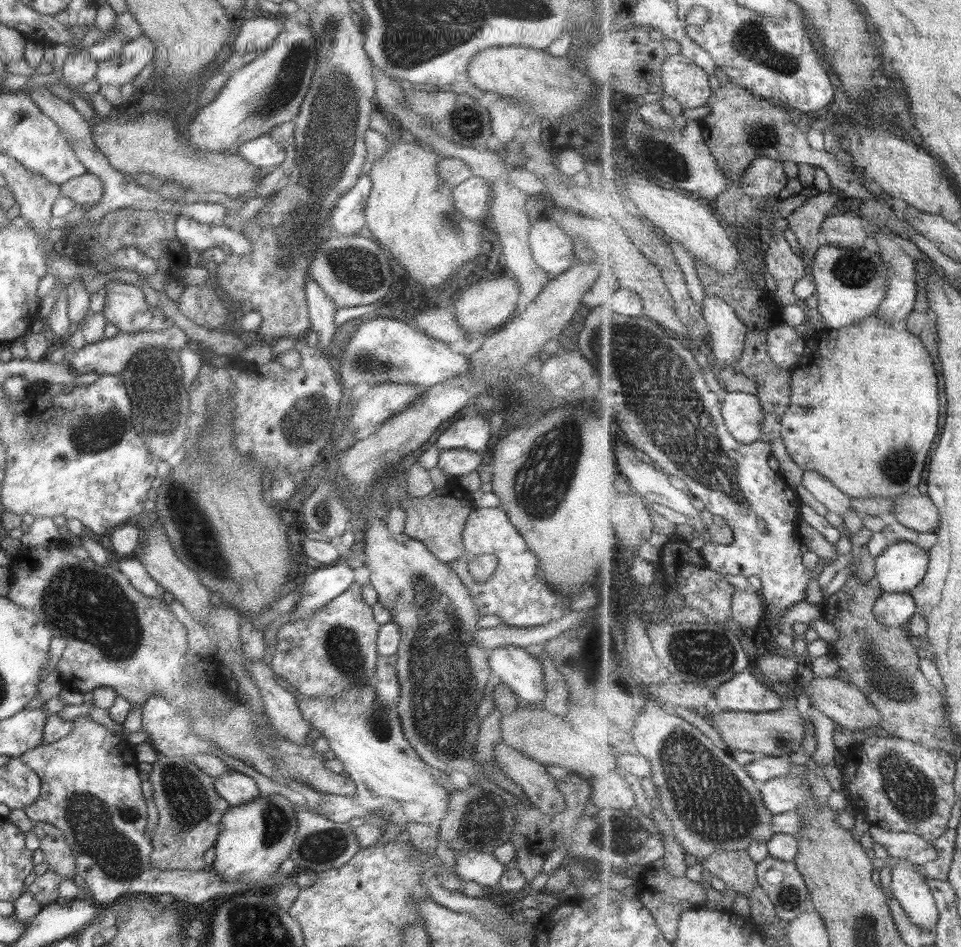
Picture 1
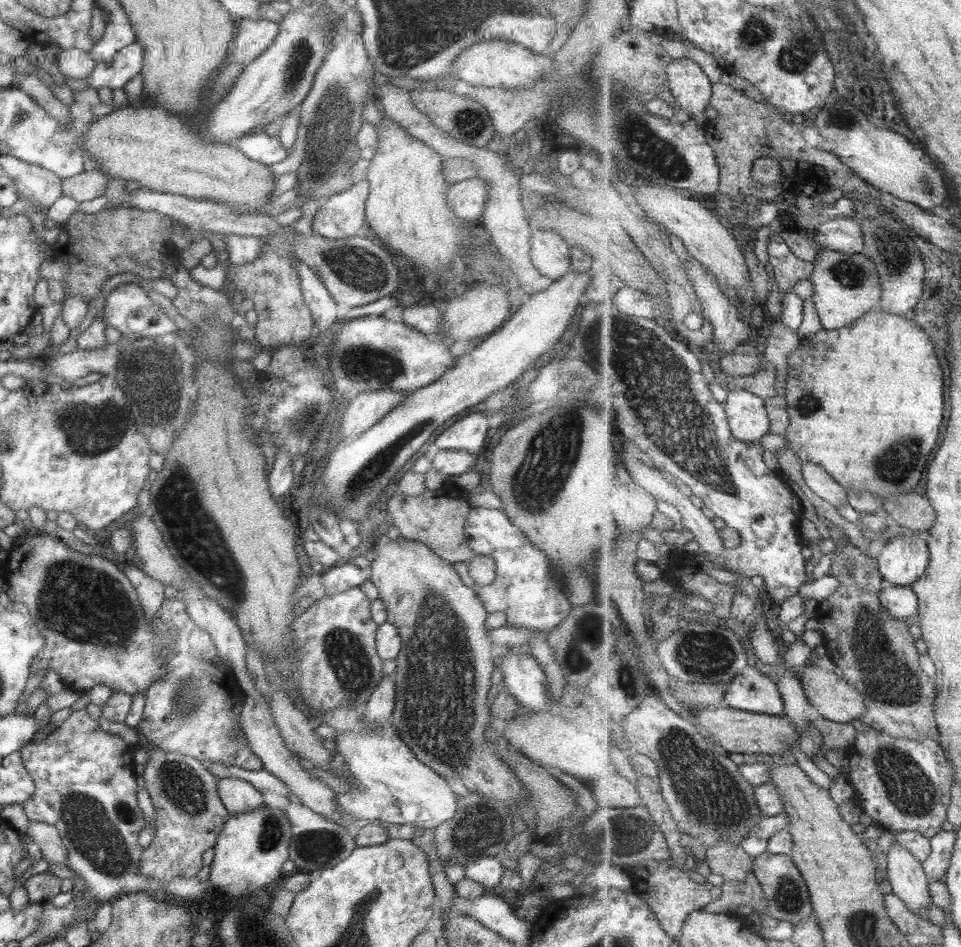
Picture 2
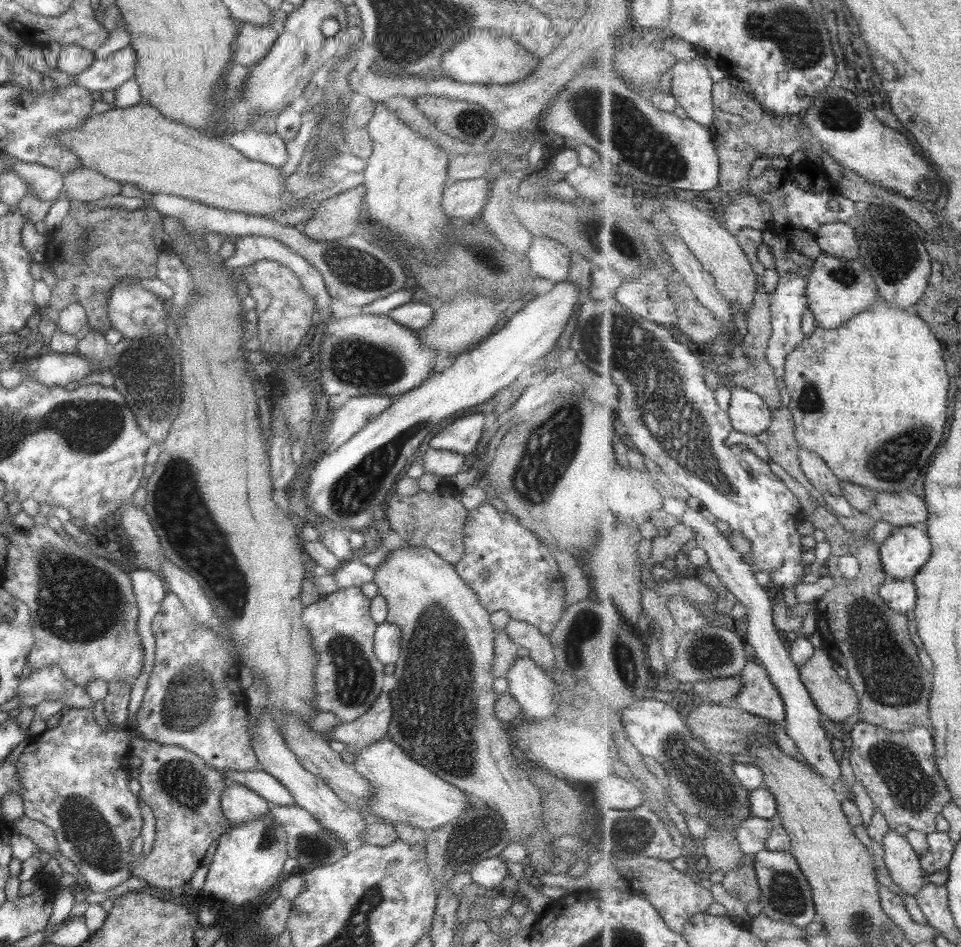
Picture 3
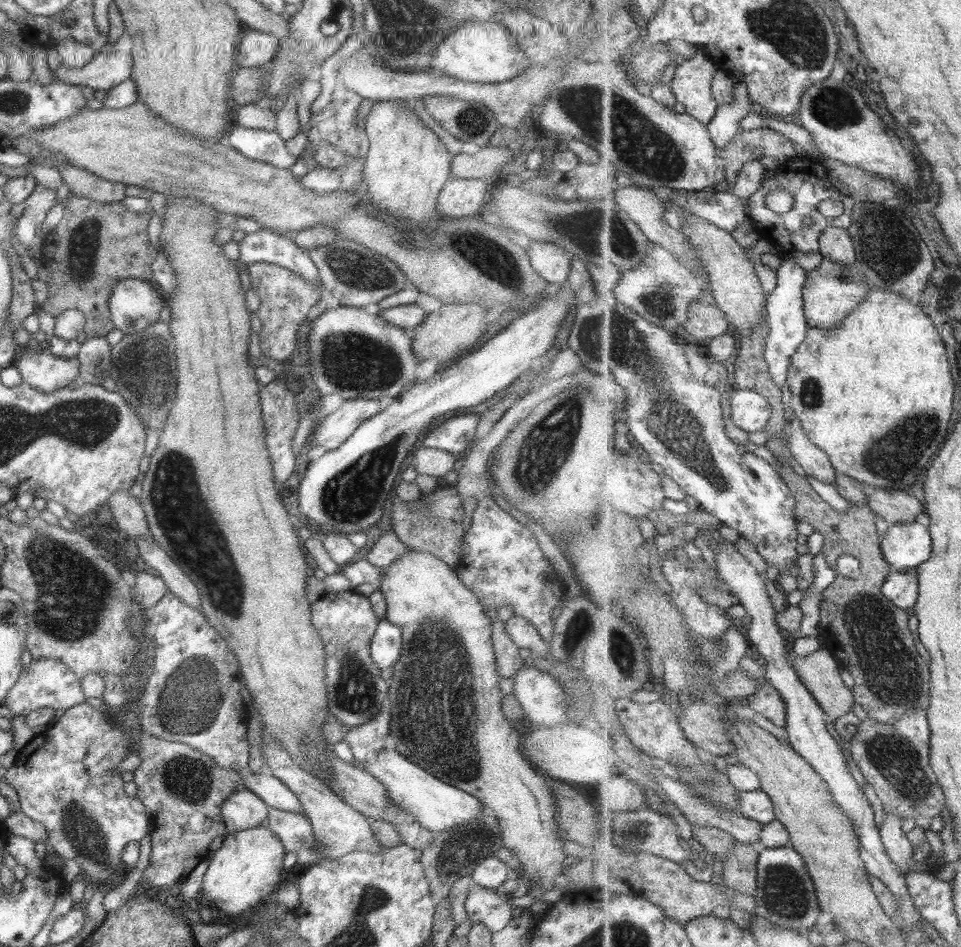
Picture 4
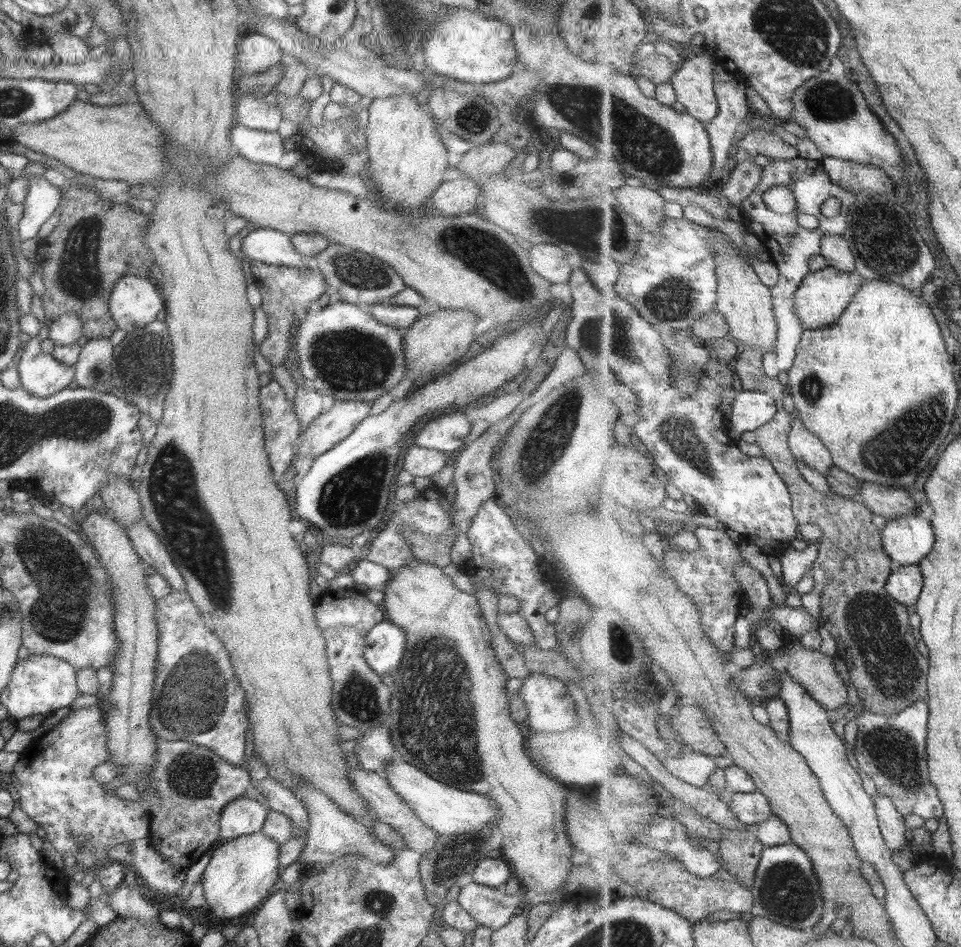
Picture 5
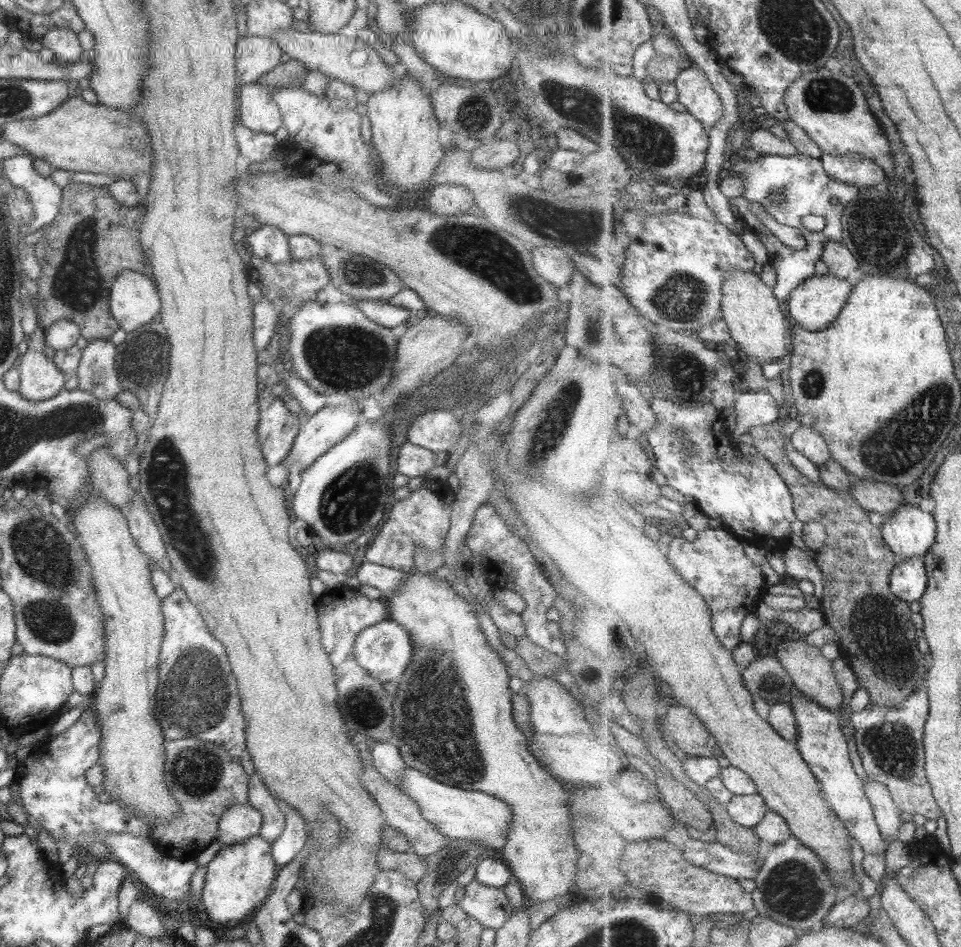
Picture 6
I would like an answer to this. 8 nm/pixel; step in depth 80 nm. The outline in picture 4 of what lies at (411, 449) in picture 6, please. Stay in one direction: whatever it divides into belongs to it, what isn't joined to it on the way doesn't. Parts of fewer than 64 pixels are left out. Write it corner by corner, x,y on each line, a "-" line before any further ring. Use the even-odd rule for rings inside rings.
421,447
415,450
413,458
409,457
411,468
417,474
443,476
453,470
456,456
434,448

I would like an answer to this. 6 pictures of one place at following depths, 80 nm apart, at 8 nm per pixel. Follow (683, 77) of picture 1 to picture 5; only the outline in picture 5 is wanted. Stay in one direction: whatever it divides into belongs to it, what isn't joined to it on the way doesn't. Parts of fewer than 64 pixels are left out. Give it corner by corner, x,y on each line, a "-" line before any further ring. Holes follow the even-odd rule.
696,51
680,63
677,72
669,80
676,90
678,102
685,106
685,112
694,115
702,123
710,123
719,114
720,108
718,107
718,98
714,89
714,63
714,56
708,54
707,51
702,53

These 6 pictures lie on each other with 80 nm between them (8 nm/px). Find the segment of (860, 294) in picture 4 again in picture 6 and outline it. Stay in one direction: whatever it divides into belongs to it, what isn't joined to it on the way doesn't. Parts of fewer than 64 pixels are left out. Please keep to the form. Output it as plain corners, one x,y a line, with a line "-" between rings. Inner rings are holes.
831,272
823,274
823,276
809,278
790,294
786,306
787,314
793,318
793,322
798,326
802,326
805,330
815,332
827,330
838,319
843,308
847,306
853,289
854,286
849,280
839,278

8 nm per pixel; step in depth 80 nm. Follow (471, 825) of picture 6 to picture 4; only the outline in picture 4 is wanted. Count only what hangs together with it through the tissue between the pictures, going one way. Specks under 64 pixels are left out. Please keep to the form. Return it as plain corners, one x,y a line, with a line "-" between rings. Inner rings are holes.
390,745
379,749
366,761
362,770
383,785
390,804
408,814
419,826
431,833
443,832
456,824
469,822
481,812
478,809
478,799
474,795
441,782
413,762
409,762

